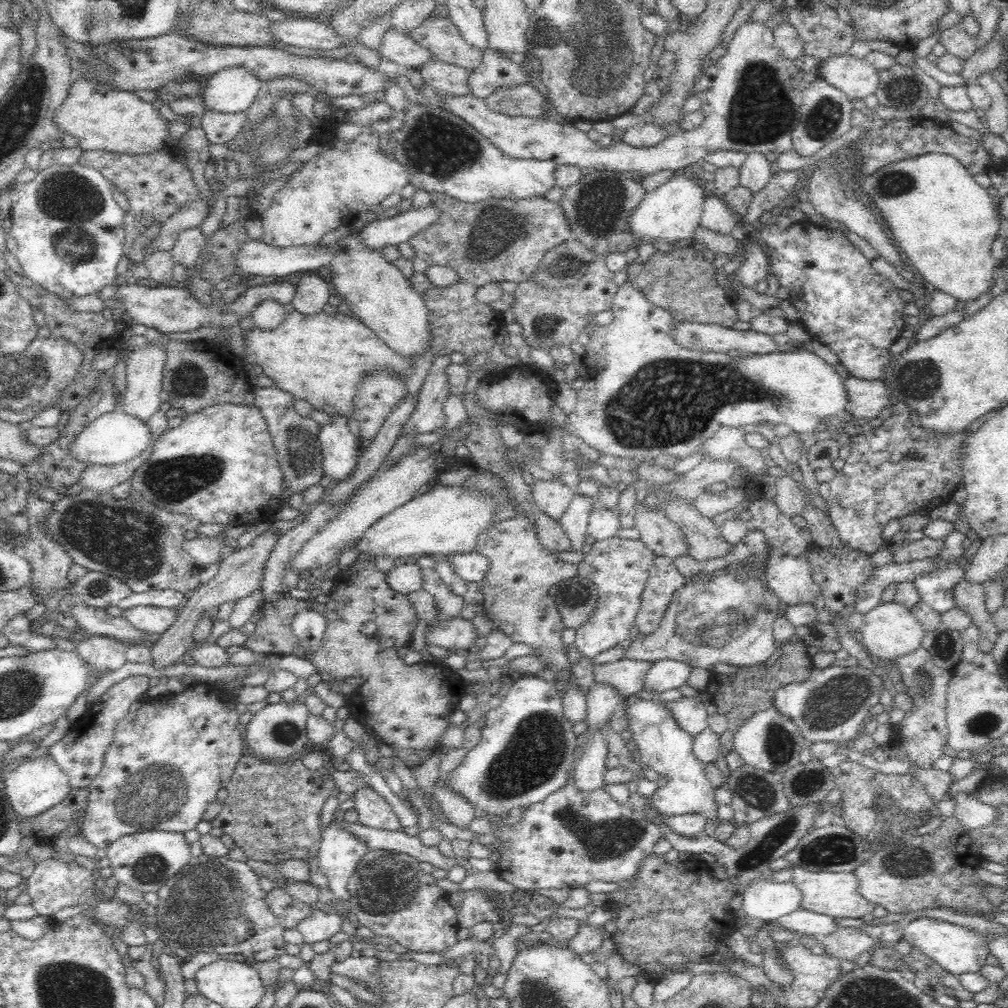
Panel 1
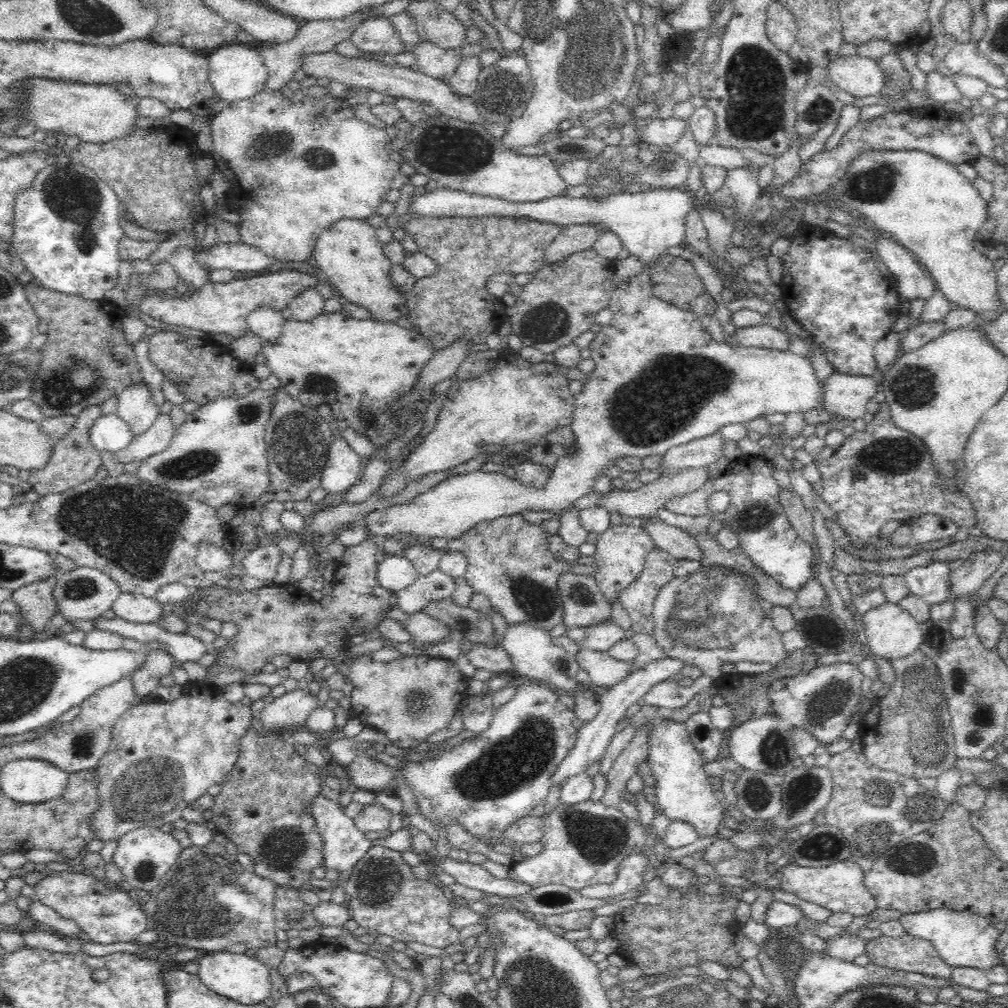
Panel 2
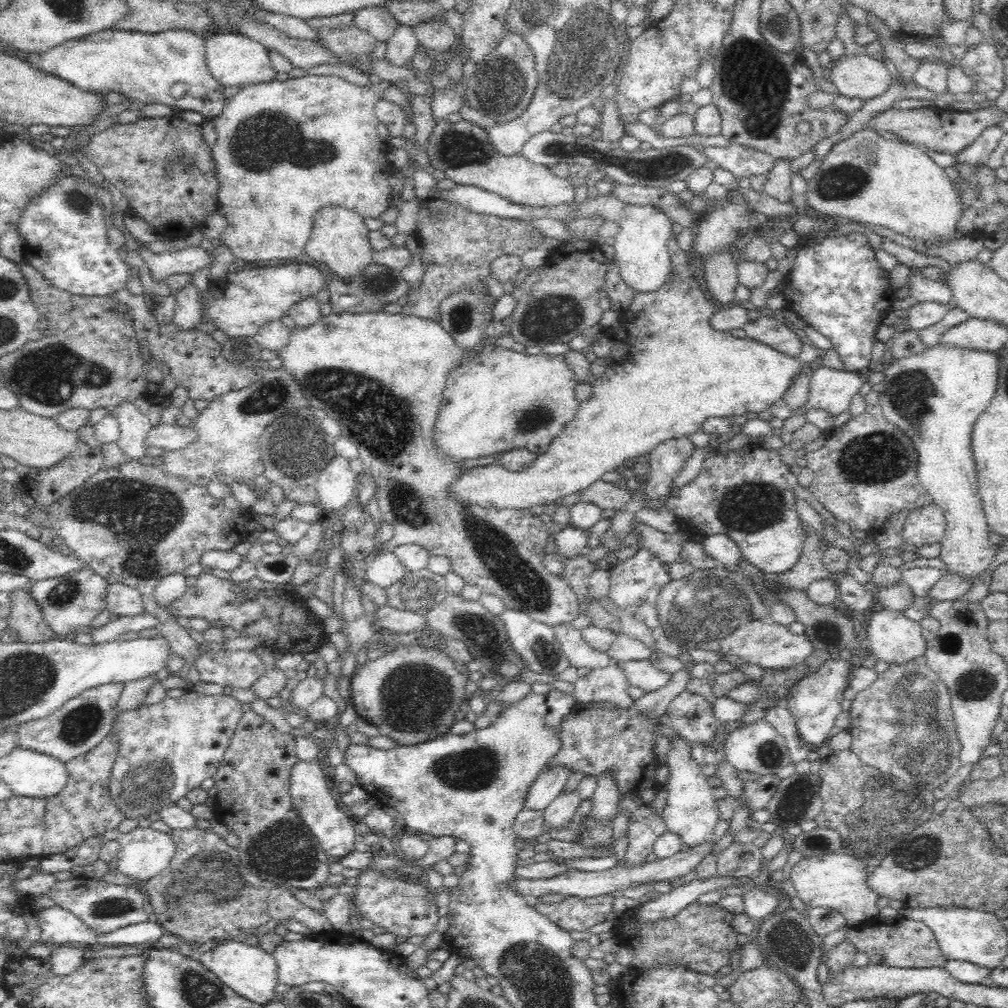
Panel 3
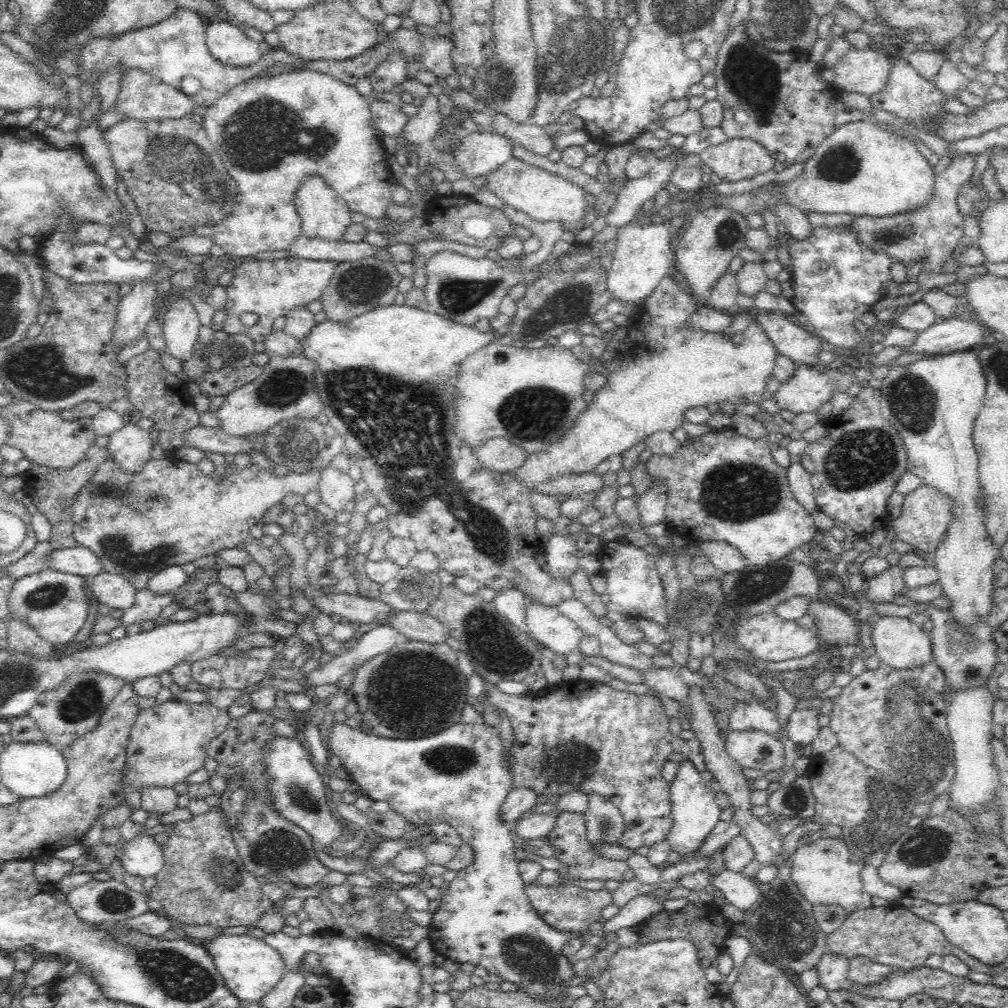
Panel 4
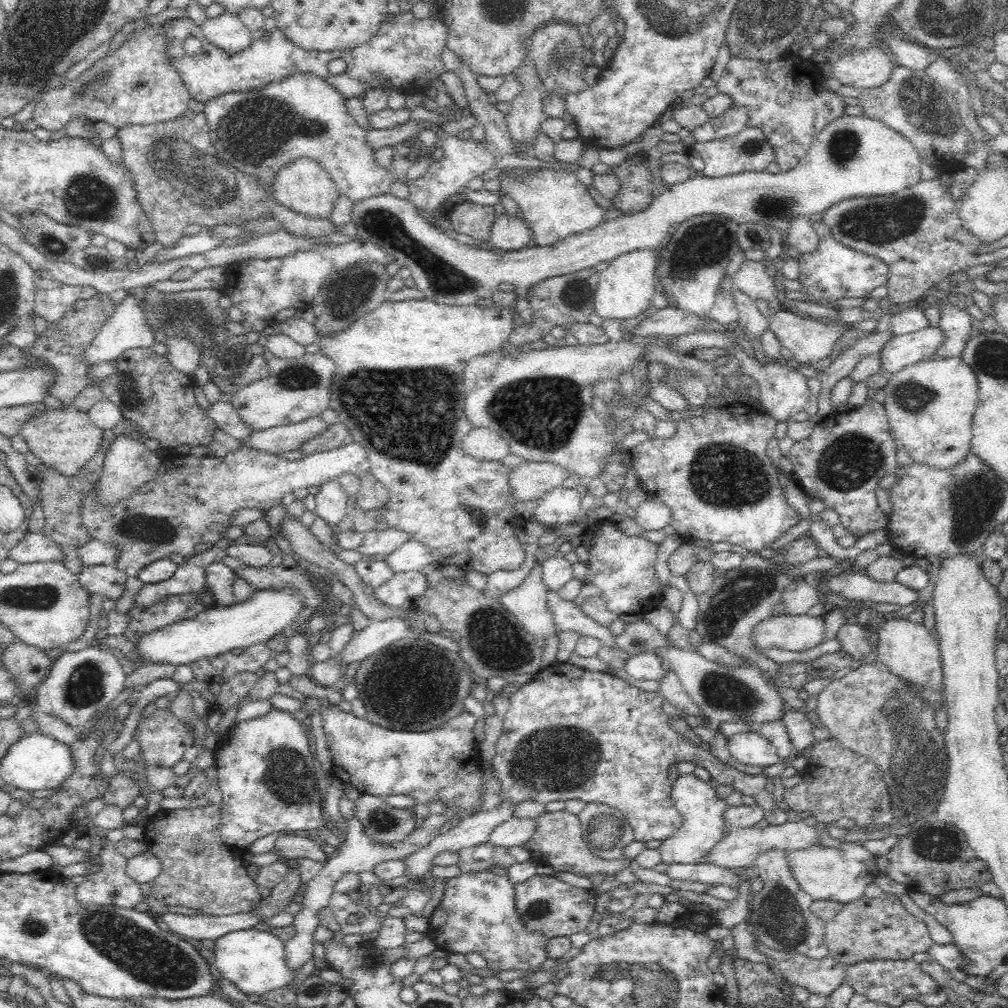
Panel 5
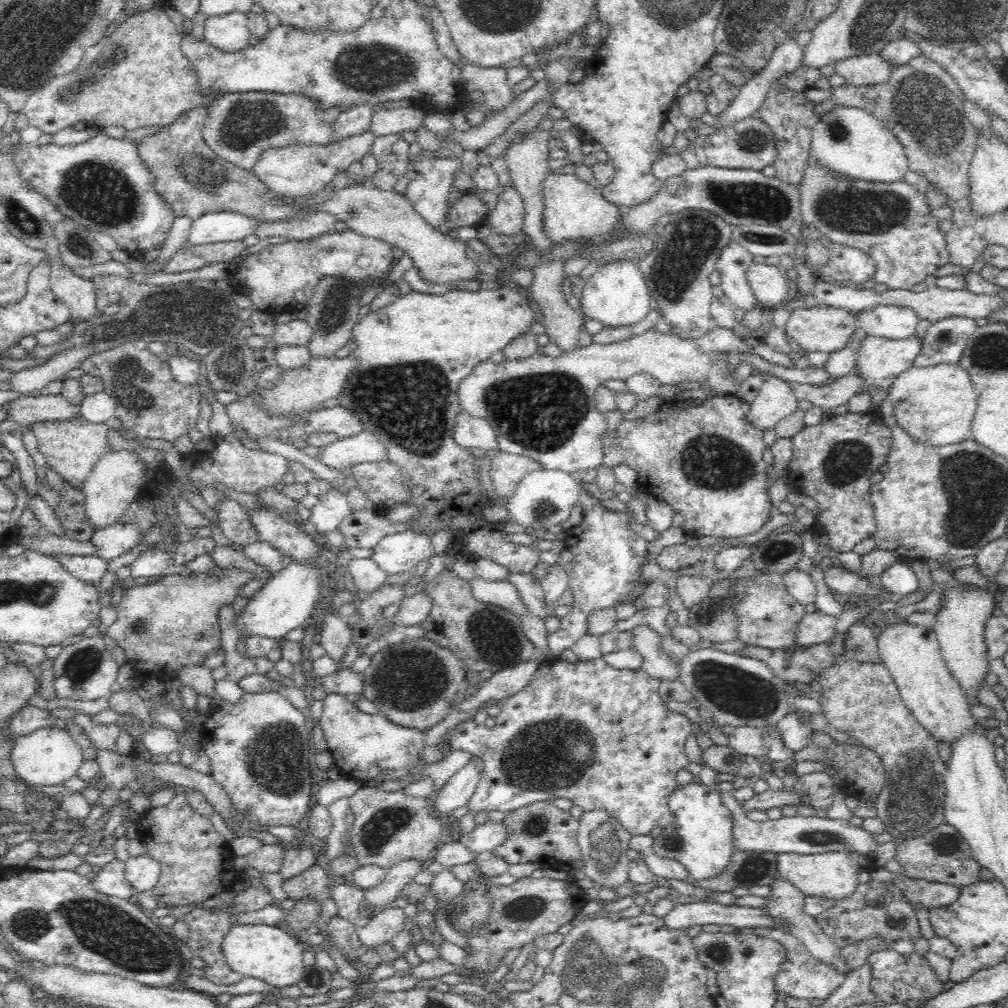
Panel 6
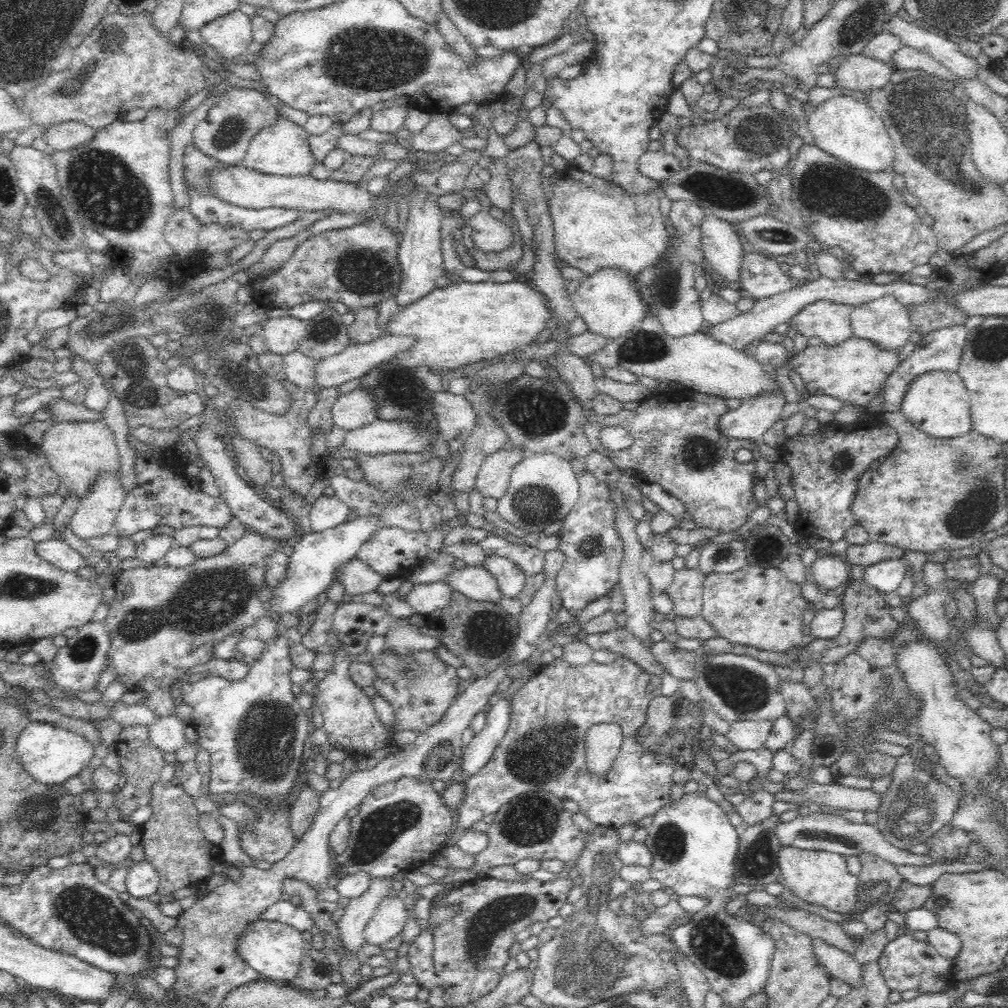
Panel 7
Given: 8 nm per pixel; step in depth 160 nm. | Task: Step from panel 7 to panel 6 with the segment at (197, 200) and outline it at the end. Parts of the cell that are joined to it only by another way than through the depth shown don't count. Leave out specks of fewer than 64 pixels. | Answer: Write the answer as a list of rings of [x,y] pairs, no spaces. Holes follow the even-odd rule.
[[[216,212],[204,214],[194,223],[188,238],[188,245],[208,246],[218,242],[242,241],[244,237],[252,235],[261,224],[254,218],[247,218],[234,212]]]

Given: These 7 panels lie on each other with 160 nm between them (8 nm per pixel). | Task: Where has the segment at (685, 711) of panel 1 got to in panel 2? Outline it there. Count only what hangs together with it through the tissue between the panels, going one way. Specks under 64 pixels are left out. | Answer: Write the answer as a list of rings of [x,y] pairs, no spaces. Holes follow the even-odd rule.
[[[706,676],[694,681],[694,685],[683,688],[673,680],[668,680],[654,686],[648,695],[644,696],[642,704],[648,707],[664,708],[672,711],[684,709],[699,693],[710,689],[713,681]]]

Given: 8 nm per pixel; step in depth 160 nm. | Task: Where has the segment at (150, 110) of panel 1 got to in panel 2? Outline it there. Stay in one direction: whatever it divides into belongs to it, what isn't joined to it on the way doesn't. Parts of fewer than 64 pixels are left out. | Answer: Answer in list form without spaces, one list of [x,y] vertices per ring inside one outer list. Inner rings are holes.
[[[31,77],[25,116],[48,133],[76,136],[80,143],[106,144],[127,139],[138,128],[136,120],[141,115],[137,103],[137,97],[120,93],[112,84]]]

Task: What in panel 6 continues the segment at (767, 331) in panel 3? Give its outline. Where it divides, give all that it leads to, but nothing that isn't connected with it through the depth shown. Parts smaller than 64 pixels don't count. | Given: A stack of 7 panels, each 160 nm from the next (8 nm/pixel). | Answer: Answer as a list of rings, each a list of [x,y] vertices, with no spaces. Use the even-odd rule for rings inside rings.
[[[813,306],[812,308],[792,308],[789,320],[784,326],[787,339],[794,340],[802,350],[811,352],[836,352],[844,348],[856,332],[857,316],[843,308]]]

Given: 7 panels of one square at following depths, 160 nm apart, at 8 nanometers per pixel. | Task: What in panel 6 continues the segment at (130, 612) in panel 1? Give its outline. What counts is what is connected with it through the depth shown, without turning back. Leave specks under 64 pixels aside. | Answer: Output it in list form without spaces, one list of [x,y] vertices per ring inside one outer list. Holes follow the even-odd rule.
[[[74,555],[55,557],[78,580],[97,586],[108,572],[108,563],[96,555]]]

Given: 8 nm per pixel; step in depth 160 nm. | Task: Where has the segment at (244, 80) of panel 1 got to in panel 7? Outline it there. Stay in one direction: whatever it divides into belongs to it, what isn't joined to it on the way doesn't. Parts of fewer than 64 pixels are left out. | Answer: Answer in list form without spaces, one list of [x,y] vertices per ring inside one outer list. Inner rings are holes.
[[[235,10],[209,22],[196,36],[213,46],[224,58],[235,59],[244,54],[253,41],[251,18]]]

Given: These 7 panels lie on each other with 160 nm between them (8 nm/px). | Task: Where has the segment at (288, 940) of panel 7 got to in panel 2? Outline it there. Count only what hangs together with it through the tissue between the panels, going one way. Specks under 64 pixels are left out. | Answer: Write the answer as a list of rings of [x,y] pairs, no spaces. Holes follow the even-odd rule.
[[[219,951],[212,954],[201,954],[198,960],[198,976],[202,984],[218,996],[224,996],[238,1004],[253,1005],[267,1003],[270,999],[272,986],[268,967],[255,958],[248,958],[244,954],[227,954]]]

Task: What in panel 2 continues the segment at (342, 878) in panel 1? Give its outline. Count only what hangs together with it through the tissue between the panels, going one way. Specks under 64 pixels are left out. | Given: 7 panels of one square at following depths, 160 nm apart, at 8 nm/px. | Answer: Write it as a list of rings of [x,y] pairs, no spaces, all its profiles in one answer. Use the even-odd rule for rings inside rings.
[[[320,795],[314,800],[311,812],[323,842],[322,866],[328,872],[333,871],[340,879],[347,878],[358,861],[371,849],[372,840],[356,827],[355,821],[346,816],[336,801],[327,800]]]

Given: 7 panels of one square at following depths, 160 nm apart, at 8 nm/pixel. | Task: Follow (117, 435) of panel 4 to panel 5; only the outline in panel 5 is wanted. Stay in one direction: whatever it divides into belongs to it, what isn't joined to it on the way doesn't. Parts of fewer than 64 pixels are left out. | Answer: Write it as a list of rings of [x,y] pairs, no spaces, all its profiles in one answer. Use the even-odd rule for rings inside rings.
[[[138,432],[111,436],[105,454],[104,472],[98,480],[100,487],[97,488],[97,492],[99,492],[97,497],[100,504],[108,506],[108,504],[114,504],[116,500],[122,500],[124,496],[130,496],[136,488],[157,474],[162,460],[155,455],[155,451],[146,447],[144,441],[145,438]]]

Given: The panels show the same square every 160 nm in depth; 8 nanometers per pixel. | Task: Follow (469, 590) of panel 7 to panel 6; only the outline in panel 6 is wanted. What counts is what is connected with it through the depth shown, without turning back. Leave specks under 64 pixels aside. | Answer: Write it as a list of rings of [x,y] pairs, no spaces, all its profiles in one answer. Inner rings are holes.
[[[476,576],[469,583],[474,598],[480,602],[495,604],[520,618],[530,613],[517,588],[510,581],[488,582]]]

